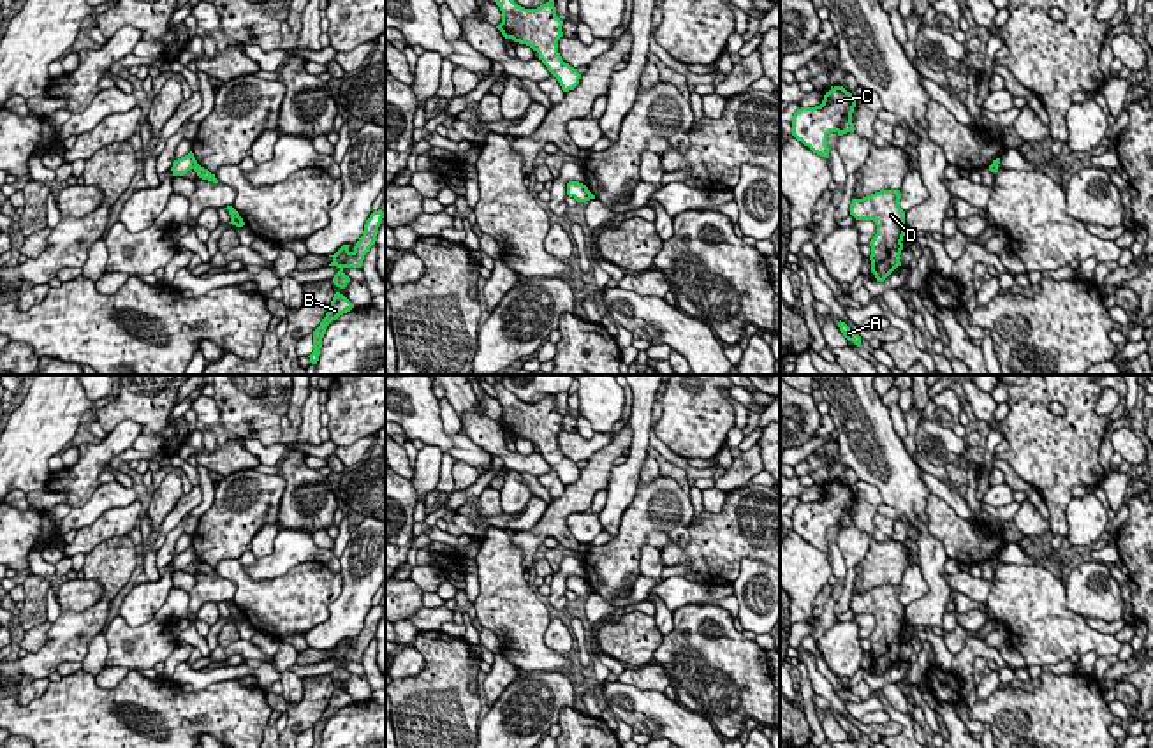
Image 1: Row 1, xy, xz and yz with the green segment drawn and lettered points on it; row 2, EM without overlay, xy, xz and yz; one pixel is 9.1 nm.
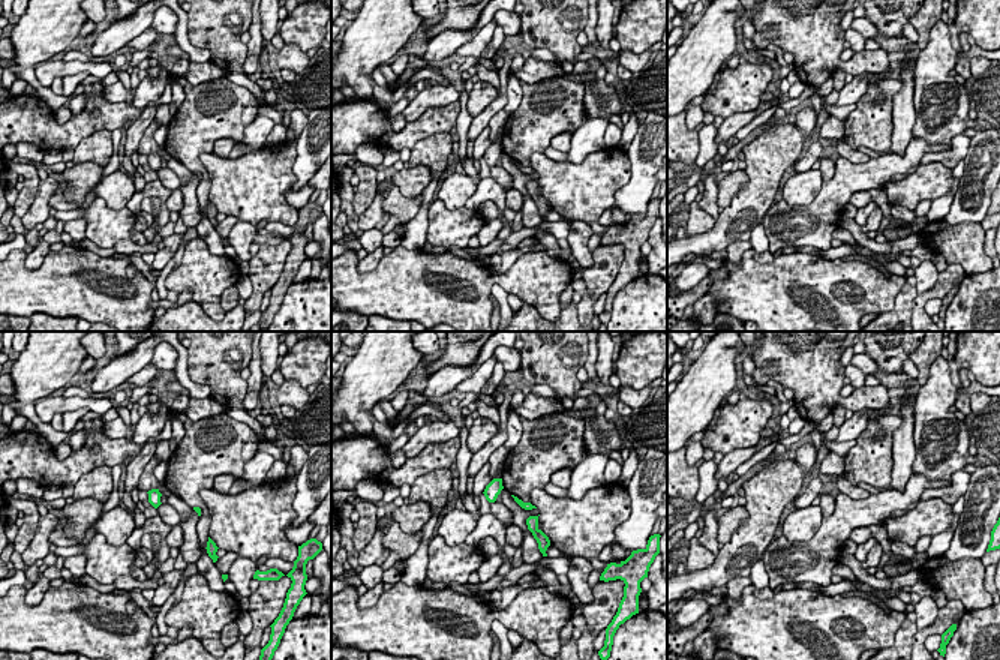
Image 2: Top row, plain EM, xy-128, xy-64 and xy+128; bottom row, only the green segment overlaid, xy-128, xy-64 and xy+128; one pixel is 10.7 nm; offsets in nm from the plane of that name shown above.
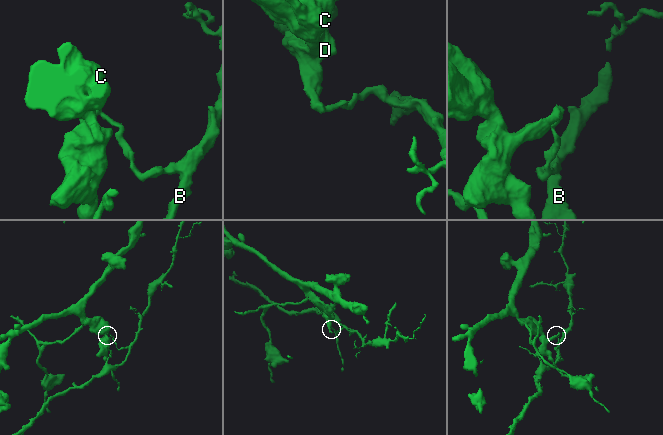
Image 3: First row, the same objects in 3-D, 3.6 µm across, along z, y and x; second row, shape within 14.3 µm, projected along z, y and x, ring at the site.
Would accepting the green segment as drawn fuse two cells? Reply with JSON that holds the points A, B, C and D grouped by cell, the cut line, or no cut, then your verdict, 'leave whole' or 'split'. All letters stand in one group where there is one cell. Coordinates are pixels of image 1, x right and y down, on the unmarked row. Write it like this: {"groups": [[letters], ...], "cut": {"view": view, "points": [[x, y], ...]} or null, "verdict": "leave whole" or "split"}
{"groups": [["A", "B"], ["C", "D"]], "cut": {"view": "xy", "points": [[196, 557], [192, 562]]}, "verdict": "split"}

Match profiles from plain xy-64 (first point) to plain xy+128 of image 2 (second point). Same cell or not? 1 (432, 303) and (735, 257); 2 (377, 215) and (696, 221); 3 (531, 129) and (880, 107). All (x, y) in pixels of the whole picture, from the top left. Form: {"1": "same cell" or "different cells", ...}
{"1": "different cells", "2": "same cell", "3": "same cell"}

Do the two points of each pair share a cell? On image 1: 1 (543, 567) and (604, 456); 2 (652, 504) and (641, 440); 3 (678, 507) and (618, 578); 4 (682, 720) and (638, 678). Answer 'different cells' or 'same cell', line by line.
1: different cells
2: different cells
3: same cell
4: different cells

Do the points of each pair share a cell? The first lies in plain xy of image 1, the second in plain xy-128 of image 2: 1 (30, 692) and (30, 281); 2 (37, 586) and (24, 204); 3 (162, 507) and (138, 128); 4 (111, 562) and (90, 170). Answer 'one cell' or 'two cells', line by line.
1: two cells
2: one cell
3: two cells
4: two cells

